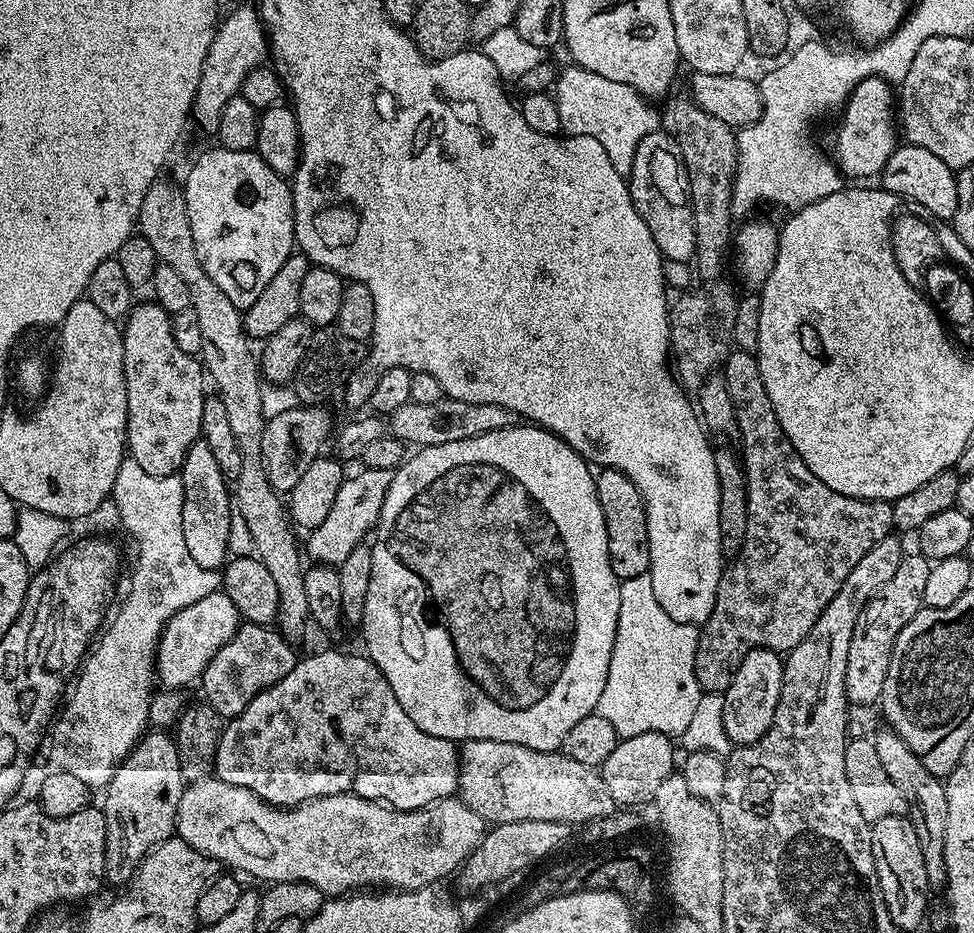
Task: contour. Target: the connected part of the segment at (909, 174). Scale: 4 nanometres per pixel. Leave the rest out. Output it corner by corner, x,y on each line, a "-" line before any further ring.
904,142
892,151
890,158
886,158
886,166
880,171
878,184
884,191
894,194
901,201
909,200
910,203
925,208
929,213
924,212
933,221
948,222
958,210
956,177
957,173
950,166
946,166
942,158
930,154
930,150
922,146

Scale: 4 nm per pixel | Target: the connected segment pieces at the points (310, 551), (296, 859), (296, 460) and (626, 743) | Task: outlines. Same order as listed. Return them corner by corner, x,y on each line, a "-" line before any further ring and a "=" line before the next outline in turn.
361,467
359,471
357,476
349,475
342,482
342,486
338,486
338,494
334,497
330,512
318,527
307,533
306,556
307,559
309,556
309,561
339,566
342,562
346,562
346,557
350,554
350,550
354,550
354,546
365,543
364,535
367,532
369,535
379,522
382,502
392,481
393,470
=
215,778
207,780
194,780
185,787
182,794
182,802
178,802
178,818
176,819
175,835
179,839
185,840
190,846
194,846
194,850
198,850
203,856
209,856
211,860
216,860
222,866
228,864
237,873
245,872
248,876
253,876
256,880
264,880
268,884
281,884
282,882
302,882
314,886
325,897
335,898
353,890
399,890
402,892
414,892
418,888
430,888
441,883
443,876
448,876
457,871
468,859
468,855
480,845
480,839
483,838
486,831
486,821
478,814
474,814
474,810
470,810
470,806
466,806
466,802
460,799
459,795
443,796
434,802
424,804
418,810
398,810
390,808
386,804
380,803
379,800
367,800
361,796
353,796
343,792
337,796
323,796
322,798
314,798
307,800
305,804
297,804
295,808
275,808
272,804
267,804
262,798
258,798
258,794
254,794
250,790
246,790
242,786
230,786
230,782
222,782
=
297,405
282,414
267,419
264,425
261,460
267,472
267,480
273,489
281,494
287,494
298,484
298,479
321,453
324,442
331,437
332,416
325,405
=
661,732
634,734
617,739
614,750
610,750
610,758
600,765
598,771
602,782
606,782
606,790
610,790
610,798
618,806
647,805
658,794
658,786
673,775
672,763
676,760
676,752
672,749
673,737

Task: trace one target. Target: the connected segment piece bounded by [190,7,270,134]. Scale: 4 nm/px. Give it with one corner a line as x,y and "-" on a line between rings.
255,7
236,8
228,17
219,21
214,38
210,42
210,50
206,54
206,62
202,66
202,78
198,82
198,90
194,94
194,102
190,113
191,119
204,132
215,134
222,114
222,106
230,102
230,98
240,95
240,87
250,70
261,67
269,55
268,36
264,31
264,22

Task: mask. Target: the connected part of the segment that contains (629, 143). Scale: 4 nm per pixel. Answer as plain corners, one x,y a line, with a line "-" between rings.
575,66
561,67
554,85
554,99
562,129
569,136
589,136
596,139
610,157
610,166
627,177
634,164
634,150
646,134
657,131
662,124
659,111
651,108
649,101
635,92
626,82
613,82
602,74

